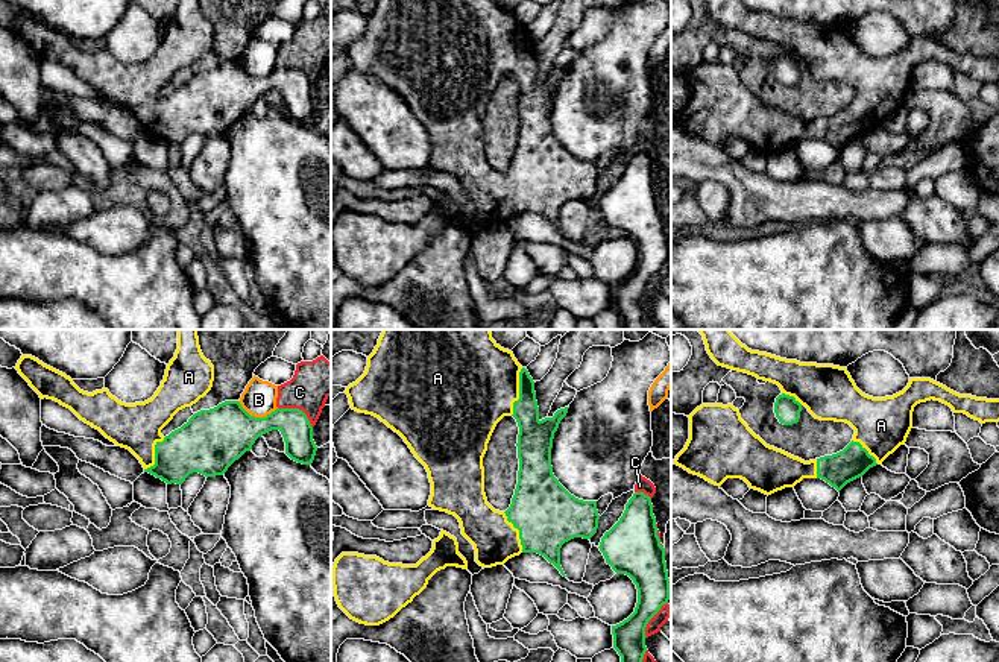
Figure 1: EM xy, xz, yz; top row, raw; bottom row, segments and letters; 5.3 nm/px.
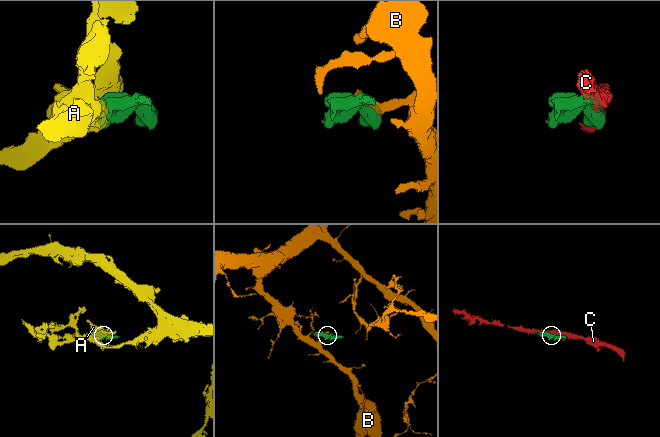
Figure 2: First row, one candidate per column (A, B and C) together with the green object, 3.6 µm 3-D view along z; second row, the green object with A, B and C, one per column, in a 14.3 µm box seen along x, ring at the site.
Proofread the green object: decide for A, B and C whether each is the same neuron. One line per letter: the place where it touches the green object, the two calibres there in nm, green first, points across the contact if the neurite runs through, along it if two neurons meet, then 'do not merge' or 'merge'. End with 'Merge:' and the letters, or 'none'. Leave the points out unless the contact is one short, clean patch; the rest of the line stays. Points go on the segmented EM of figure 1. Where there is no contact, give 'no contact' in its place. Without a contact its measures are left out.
A: meets green in xz at (519, 392); 180 nm thick on the green side, 460 nm on the other; merge
B: meets green in xy at (257, 418); 320 nm thick on the green side, 180 nm on the other; do not merge
C: meets green in xy at (298, 409); 160 nm thick on the green side, 220 nm on the other; do not merge
Merge: A

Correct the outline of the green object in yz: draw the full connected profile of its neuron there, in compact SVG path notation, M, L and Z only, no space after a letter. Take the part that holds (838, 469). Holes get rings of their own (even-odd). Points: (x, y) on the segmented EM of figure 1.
M729 329L698 333L718 366L780 387L774 402L780 424L797 424L805 405L815 419L846 422L855 430L843 451L805 462L767 445L732 404L701 404L688 416L689 439L674 465L715 486L741 478L750 489L771 495L803 478L821 478L840 492L905 445L914 407L931 399L981 424L999 422L999 399L960 395L931 378L909 378L902 392L873 398L856 387L846 367L752 351Z

